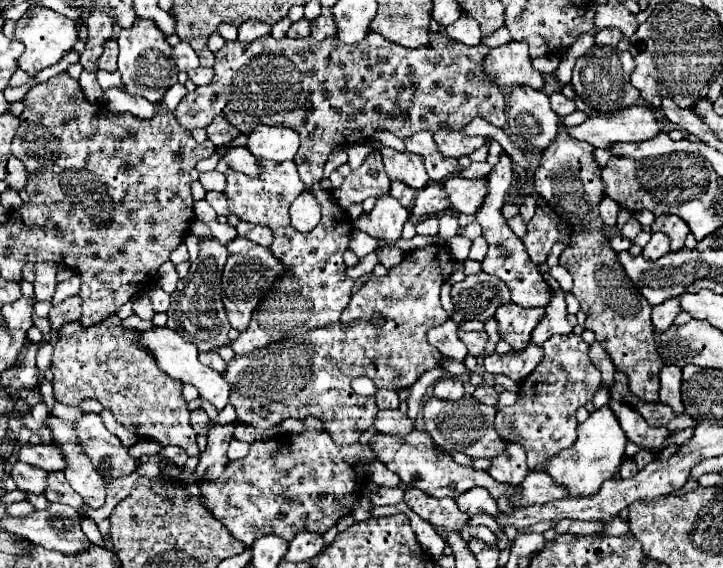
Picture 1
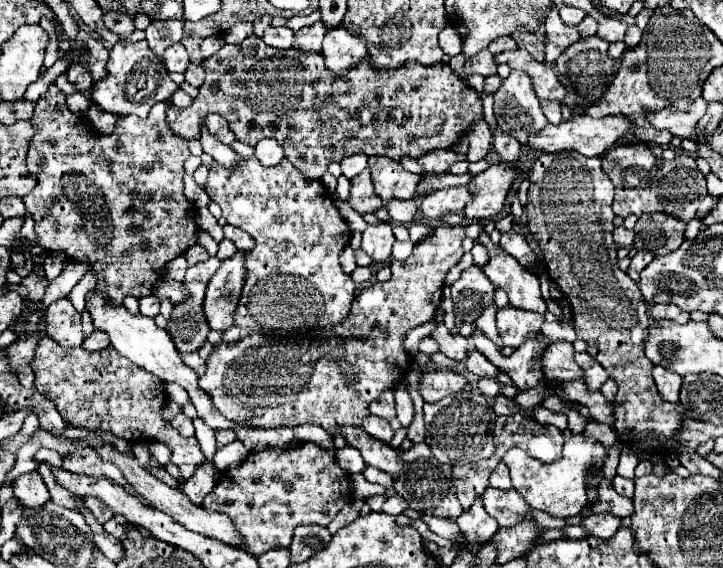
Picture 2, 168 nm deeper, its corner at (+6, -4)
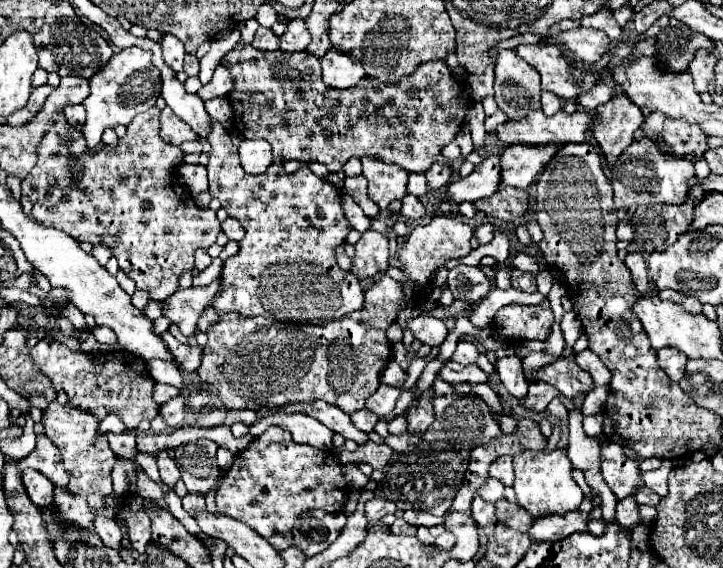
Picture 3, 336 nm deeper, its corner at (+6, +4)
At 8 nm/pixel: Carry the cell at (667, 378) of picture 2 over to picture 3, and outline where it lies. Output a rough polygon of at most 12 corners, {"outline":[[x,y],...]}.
{"outline":[[678,349],[658,351],[658,365],[672,383],[684,377],[688,361]]}

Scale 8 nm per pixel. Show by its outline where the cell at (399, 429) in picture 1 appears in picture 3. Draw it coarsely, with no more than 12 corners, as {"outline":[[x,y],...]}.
{"outline":[[368,409],[352,413],[350,419],[366,433],[374,431],[378,415]]}

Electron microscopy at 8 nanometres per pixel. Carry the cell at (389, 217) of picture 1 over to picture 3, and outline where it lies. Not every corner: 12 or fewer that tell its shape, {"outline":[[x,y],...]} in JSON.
{"outline":[[362,233],[352,273],[368,279],[388,269],[386,235]]}

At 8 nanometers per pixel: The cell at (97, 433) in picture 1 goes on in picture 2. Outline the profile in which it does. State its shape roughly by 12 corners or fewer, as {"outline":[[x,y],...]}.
{"outline":[[112,445],[94,449],[156,509],[194,533],[244,549],[226,513],[194,505]]}

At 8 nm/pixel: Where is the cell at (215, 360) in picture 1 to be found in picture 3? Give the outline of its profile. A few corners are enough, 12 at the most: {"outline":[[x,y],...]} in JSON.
{"outline":[[168,331],[164,343],[172,351],[180,369],[196,371],[200,367],[202,349],[184,345]]}

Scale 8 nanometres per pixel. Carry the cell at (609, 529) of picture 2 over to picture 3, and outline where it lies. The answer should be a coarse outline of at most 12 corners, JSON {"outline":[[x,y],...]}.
{"outline":[[632,497],[616,503],[616,523],[626,529],[640,523]]}

